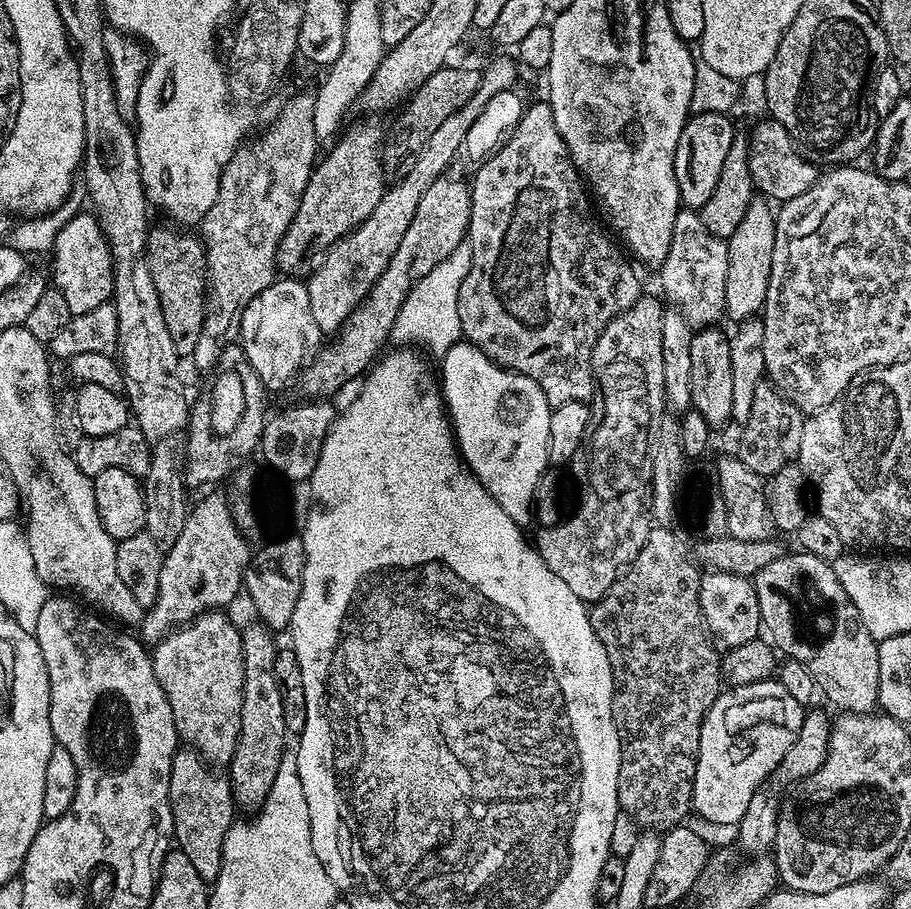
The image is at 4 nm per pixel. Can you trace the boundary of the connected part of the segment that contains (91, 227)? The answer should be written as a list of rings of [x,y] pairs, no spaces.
[[[81,211],[58,231],[57,240],[50,251],[50,258],[52,258],[51,283],[62,294],[62,298],[66,298],[66,306],[70,306],[73,316],[89,314],[90,310],[111,301],[114,286],[112,251],[106,234],[100,228],[100,221],[91,211]]]

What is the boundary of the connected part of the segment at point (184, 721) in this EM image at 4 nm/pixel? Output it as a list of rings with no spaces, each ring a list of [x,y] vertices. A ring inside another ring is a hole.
[[[213,610],[195,616],[187,626],[169,632],[150,652],[154,674],[170,702],[177,737],[213,766],[231,765],[242,722],[241,629],[232,625],[228,614]]]

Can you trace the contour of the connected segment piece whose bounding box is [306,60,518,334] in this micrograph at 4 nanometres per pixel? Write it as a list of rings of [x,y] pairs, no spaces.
[[[508,60],[490,61],[488,69],[485,67],[480,73],[480,85],[474,94],[474,98],[470,98],[470,102],[466,102],[466,106],[462,106],[462,110],[450,114],[450,118],[446,118],[446,122],[442,122],[442,126],[438,126],[438,130],[434,130],[434,134],[430,134],[424,149],[416,153],[412,163],[403,173],[403,176],[405,175],[404,180],[398,181],[393,188],[391,185],[385,191],[384,197],[378,202],[378,206],[374,206],[374,214],[370,214],[370,218],[366,218],[366,222],[362,222],[354,231],[348,233],[347,236],[343,236],[337,244],[333,244],[327,252],[323,253],[321,260],[324,261],[313,270],[312,277],[307,277],[306,280],[310,294],[310,311],[314,313],[314,322],[318,322],[321,333],[339,333],[345,322],[350,318],[350,314],[354,314],[357,306],[368,299],[370,290],[376,285],[378,278],[382,278],[386,266],[390,266],[390,258],[394,258],[394,250],[398,250],[398,245],[401,244],[406,229],[409,228],[410,221],[414,218],[414,210],[418,208],[418,202],[422,200],[422,194],[439,176],[445,175],[453,167],[455,152],[461,145],[462,138],[465,138],[470,126],[474,125],[474,120],[482,114],[486,102],[489,102],[490,98],[494,94],[498,94],[499,91],[511,89],[517,83],[517,80],[518,68],[515,63],[512,65]]]

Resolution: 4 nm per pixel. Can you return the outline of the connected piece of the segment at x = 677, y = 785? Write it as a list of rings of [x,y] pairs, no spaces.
[[[668,526],[649,527],[648,537],[633,558],[632,563],[621,572],[619,578],[606,590],[602,599],[591,605],[588,617],[594,626],[594,634],[598,634],[598,642],[606,650],[610,658],[610,670],[614,678],[614,694],[612,695],[612,720],[620,732],[620,769],[618,770],[618,798],[620,799],[619,811],[629,816],[641,829],[667,830],[677,827],[684,815],[689,815],[692,807],[692,783],[698,762],[698,746],[700,745],[700,727],[708,707],[720,696],[722,691],[722,677],[720,675],[720,656],[714,647],[714,641],[708,635],[708,627],[702,614],[700,605],[700,577],[701,569],[695,559],[690,555],[690,548],[684,545],[684,540],[678,533],[672,532]]]

